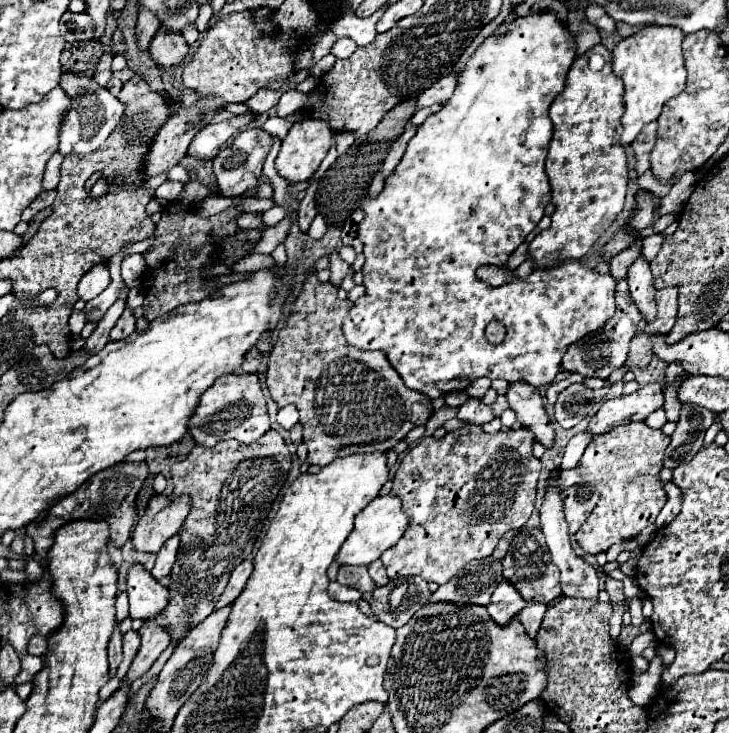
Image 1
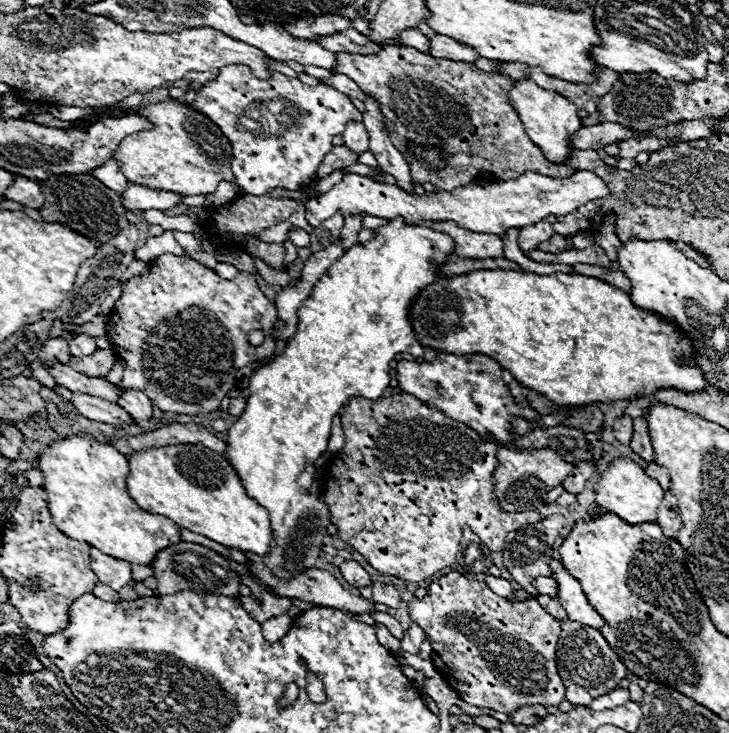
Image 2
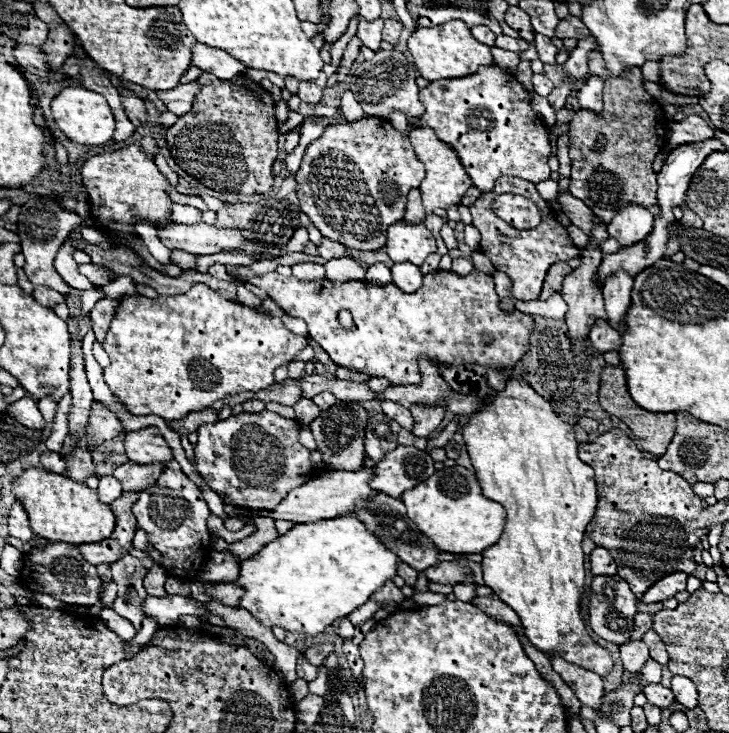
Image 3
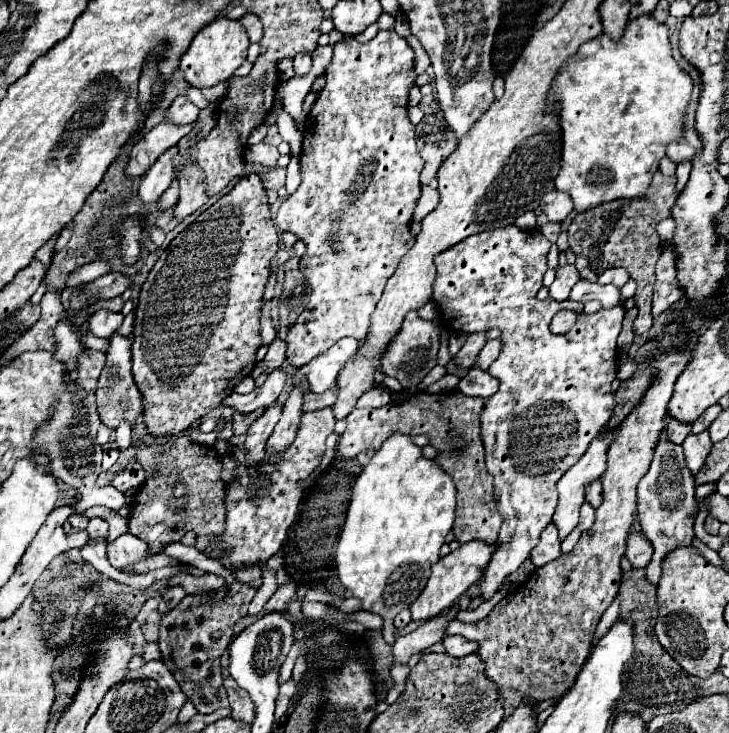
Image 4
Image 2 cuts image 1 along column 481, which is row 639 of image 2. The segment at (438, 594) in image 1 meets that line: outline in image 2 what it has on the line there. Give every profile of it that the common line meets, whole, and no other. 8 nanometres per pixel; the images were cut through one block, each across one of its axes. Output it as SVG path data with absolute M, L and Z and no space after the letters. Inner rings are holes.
M564 620L562 622L562 634L558 642L558 652L556 652L556 664L560 670L560 676L564 678L564 686L568 688L566 700L570 700L576 706L588 706L594 698L608 694L614 690L620 680L628 676L628 668L620 662L620 658L612 652L608 642L598 630L592 630L590 626L584 626L574 620ZM574 684L576 696L572 696L570 686Z

